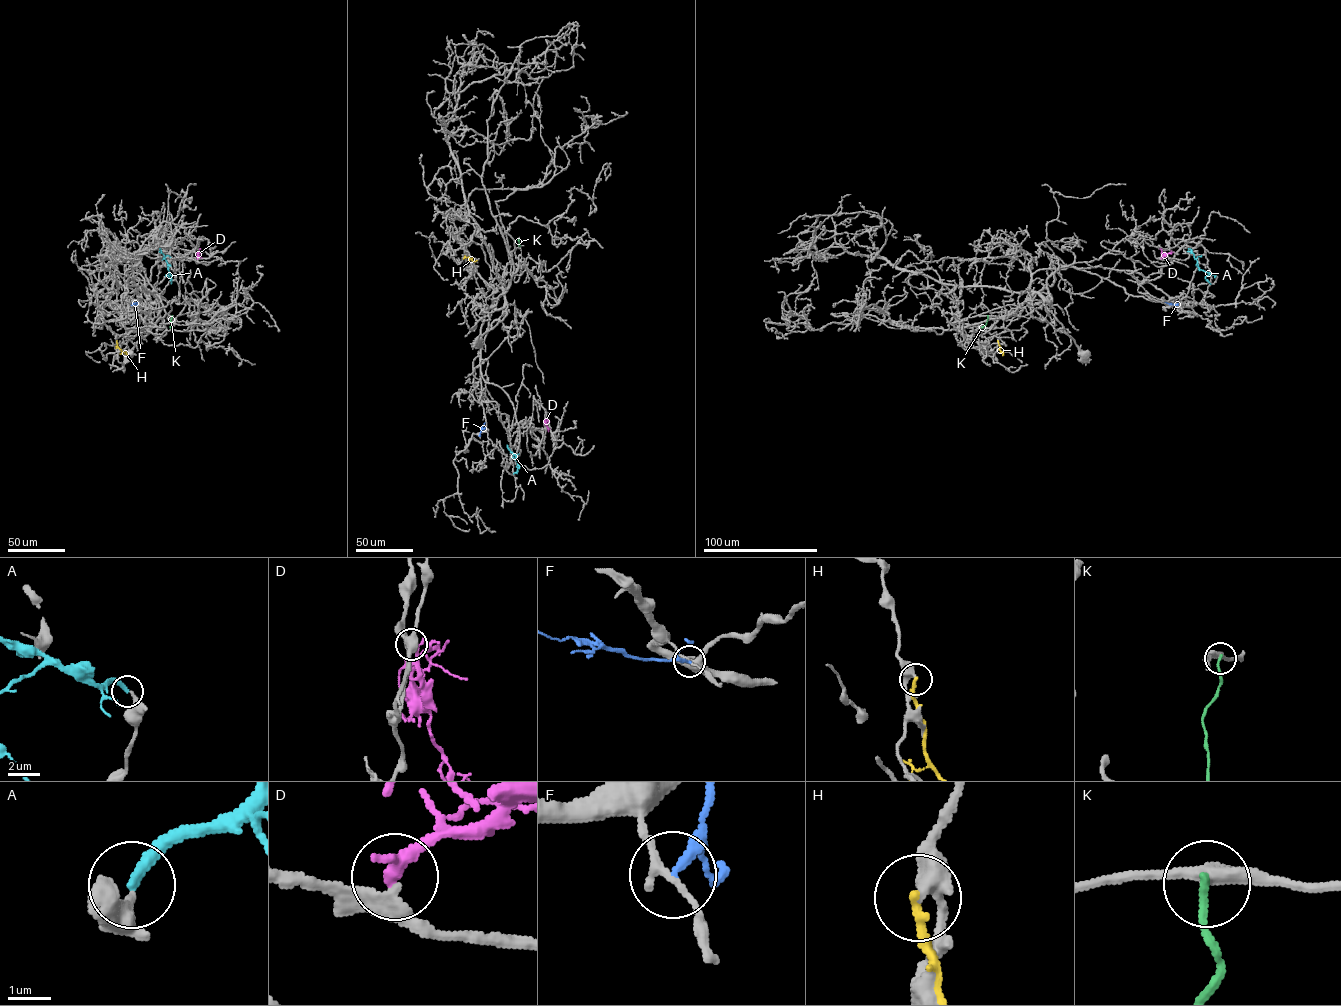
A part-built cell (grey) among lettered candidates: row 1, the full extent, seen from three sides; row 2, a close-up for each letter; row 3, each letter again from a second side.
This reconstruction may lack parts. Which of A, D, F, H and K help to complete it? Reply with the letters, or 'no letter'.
no letter

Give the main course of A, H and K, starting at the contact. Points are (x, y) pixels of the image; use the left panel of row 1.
A: (165, 275), (169, 274), (168, 264), (160, 249)
H: (116, 340), (117, 346), (129, 355)
K: (171, 316), (170, 328)

